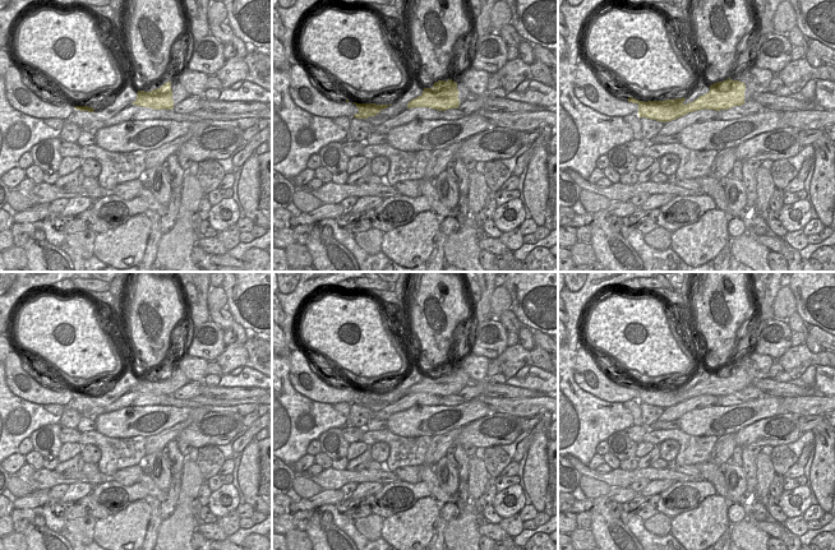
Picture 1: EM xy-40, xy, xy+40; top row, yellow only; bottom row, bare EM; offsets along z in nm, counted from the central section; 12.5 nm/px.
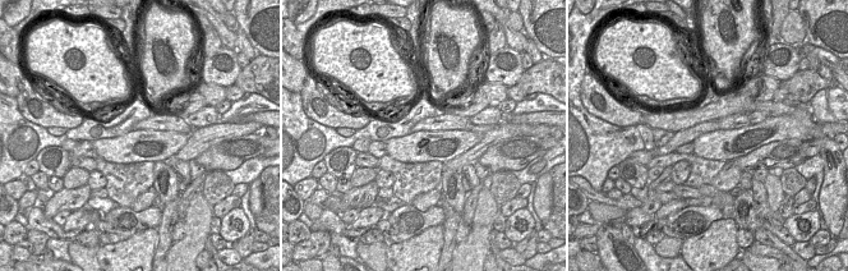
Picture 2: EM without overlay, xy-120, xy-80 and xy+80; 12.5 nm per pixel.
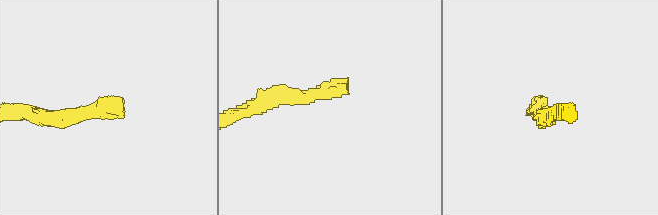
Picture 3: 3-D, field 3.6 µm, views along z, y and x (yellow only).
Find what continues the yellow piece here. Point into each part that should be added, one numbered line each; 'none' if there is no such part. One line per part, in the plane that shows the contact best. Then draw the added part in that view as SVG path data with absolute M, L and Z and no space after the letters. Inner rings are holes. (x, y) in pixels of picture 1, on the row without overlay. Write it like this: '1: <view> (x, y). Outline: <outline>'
1: xy-40 (179, 379). Outline: M171 366L171 375L172 375L174 393L181 387L190 383L190 380L185 376L184 371L179 368Z

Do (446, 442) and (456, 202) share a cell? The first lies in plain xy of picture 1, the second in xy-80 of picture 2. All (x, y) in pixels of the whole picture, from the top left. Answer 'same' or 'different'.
different

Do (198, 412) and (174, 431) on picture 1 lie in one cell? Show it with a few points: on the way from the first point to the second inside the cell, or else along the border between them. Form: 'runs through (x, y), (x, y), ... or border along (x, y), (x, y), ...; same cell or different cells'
runs through (192, 417), (180, 426); same cell

